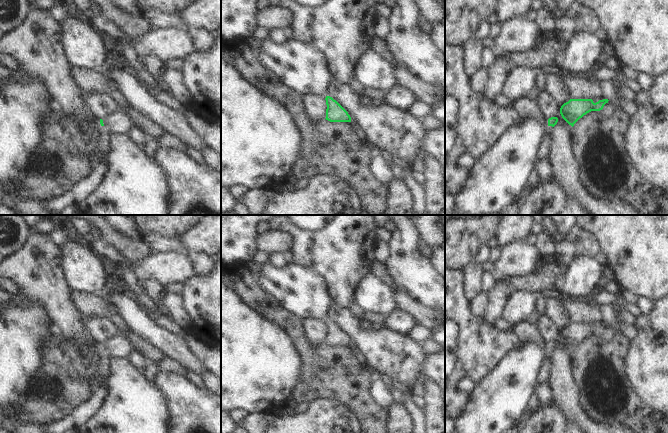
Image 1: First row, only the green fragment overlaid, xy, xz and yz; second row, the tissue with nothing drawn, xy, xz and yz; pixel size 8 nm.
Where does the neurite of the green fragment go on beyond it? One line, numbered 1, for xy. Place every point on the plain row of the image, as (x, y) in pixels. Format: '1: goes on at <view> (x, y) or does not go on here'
1: goes on at xy (102, 368)

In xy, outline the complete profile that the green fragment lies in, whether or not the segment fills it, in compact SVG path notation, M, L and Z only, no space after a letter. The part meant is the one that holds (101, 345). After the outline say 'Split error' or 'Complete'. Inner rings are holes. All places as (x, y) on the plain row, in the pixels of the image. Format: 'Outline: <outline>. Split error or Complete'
Outline: M100 343L100 348L101 350L99 351L99 359L96 367L97 372L94 374L94 378L103 382L109 374L109 357L102 343Z. Split error

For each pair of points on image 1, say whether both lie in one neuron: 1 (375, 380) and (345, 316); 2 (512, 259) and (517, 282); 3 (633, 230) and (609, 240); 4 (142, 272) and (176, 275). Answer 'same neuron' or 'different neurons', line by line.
1: different neurons
2: different neurons
3: same neuron
4: same neuron

